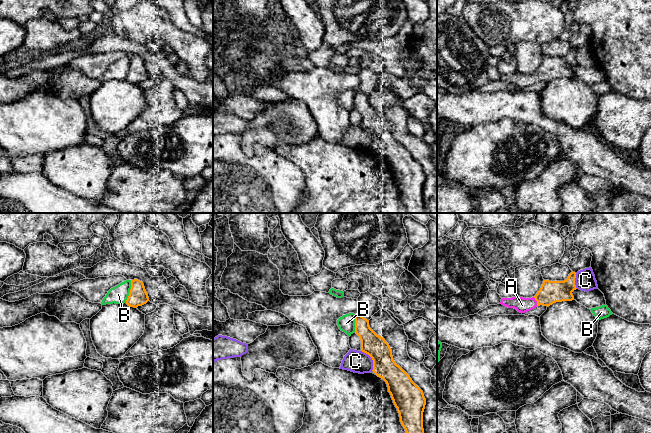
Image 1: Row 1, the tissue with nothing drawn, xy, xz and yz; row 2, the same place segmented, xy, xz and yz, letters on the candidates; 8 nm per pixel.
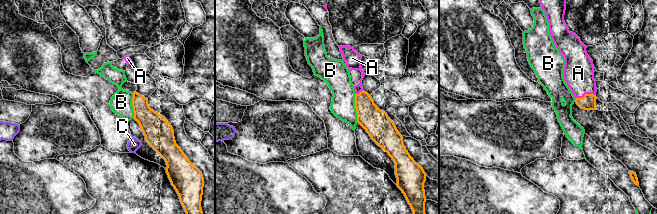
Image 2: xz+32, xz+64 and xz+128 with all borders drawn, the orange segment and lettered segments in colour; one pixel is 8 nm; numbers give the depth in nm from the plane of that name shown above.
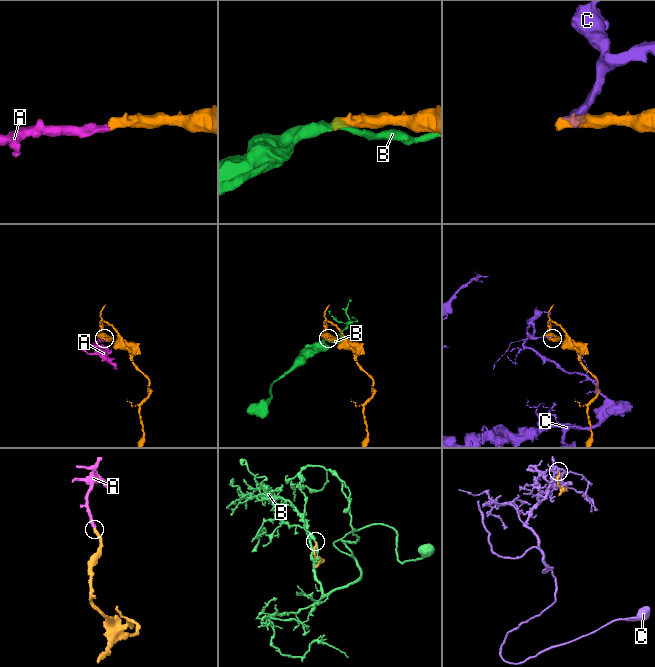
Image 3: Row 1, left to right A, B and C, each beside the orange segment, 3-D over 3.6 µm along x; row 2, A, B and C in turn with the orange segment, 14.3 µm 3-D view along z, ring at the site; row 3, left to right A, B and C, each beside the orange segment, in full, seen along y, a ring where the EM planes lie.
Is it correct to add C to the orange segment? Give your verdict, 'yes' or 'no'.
no

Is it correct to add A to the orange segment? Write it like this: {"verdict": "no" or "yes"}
{"verdict": "yes"}

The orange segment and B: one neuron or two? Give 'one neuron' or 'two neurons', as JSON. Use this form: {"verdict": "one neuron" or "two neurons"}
{"verdict": "two neurons"}

